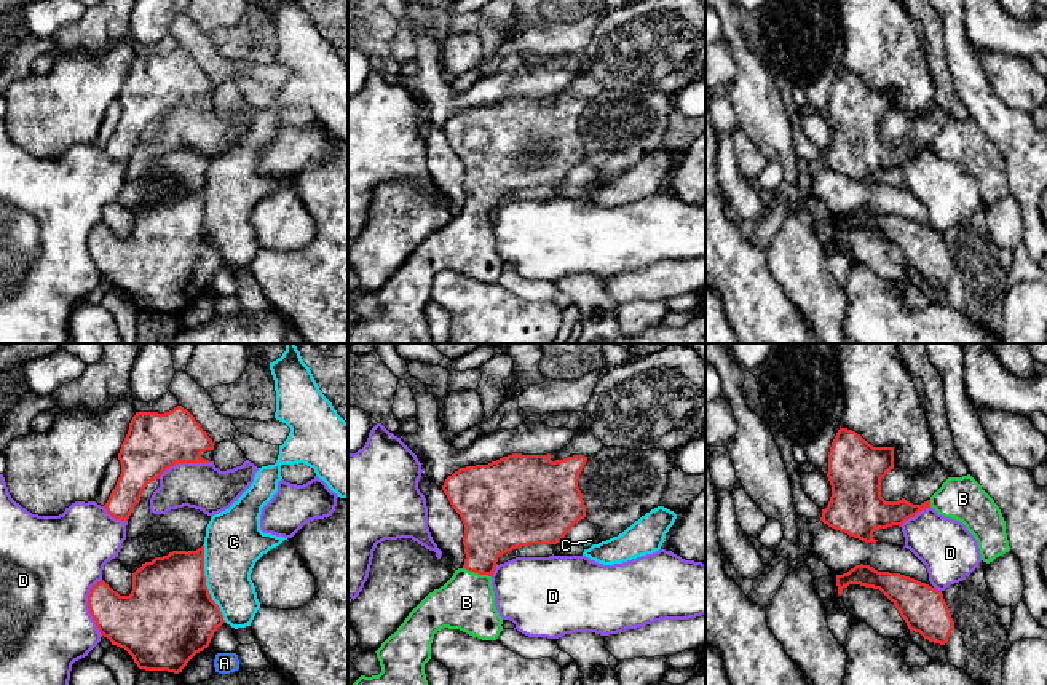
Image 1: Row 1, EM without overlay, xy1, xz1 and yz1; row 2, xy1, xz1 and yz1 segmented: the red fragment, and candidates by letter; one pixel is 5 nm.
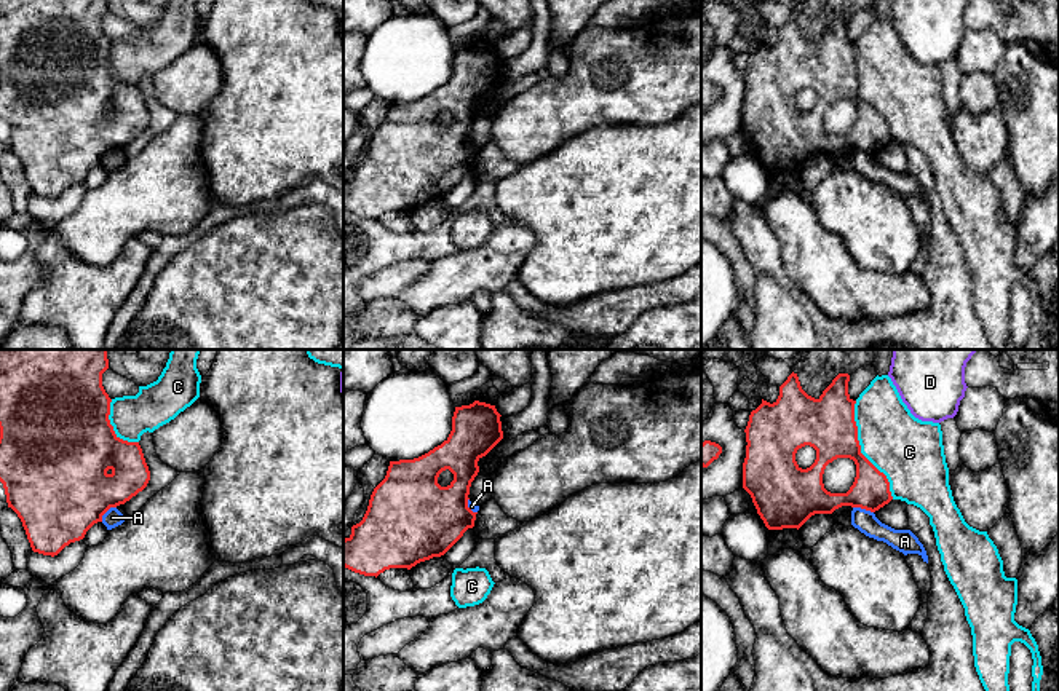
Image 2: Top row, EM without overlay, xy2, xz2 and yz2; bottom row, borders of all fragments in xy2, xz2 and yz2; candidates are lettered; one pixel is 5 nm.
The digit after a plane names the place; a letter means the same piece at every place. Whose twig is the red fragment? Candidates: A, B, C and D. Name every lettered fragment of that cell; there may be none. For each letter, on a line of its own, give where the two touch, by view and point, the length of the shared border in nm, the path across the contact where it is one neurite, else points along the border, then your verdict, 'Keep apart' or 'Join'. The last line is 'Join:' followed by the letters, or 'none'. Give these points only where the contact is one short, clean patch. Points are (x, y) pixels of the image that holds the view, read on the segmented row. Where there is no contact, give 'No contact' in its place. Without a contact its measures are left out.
A: Touches red at yz2 (863, 508). Shared border 110 nm. Boundary: yz2 (853, 506), (872, 513). Keep apart
B: Touches red at xz1 (478, 572). Shared border 150 nm. Path across: xz1 (493, 526), (484, 542), (478, 572), (466, 602). Join
C: Touches red at yz2 (860, 450). Shared border 550 nm. Keep apart
D: Touches red at xy1 (88, 607). Shared border 300 nm. Keep apart
Join: B

